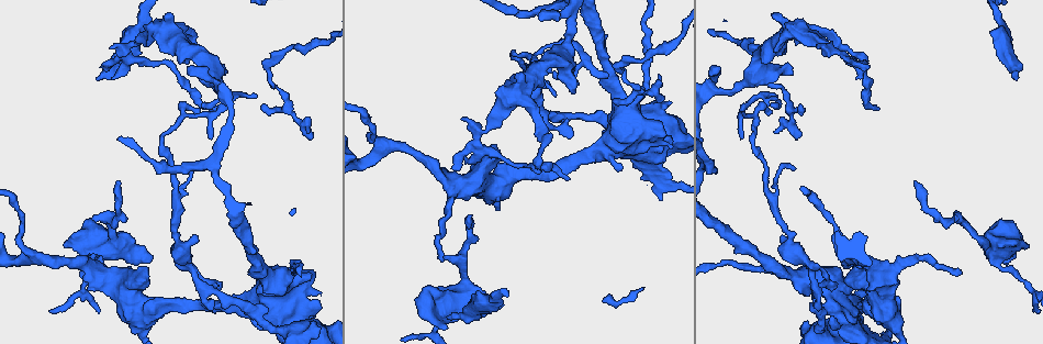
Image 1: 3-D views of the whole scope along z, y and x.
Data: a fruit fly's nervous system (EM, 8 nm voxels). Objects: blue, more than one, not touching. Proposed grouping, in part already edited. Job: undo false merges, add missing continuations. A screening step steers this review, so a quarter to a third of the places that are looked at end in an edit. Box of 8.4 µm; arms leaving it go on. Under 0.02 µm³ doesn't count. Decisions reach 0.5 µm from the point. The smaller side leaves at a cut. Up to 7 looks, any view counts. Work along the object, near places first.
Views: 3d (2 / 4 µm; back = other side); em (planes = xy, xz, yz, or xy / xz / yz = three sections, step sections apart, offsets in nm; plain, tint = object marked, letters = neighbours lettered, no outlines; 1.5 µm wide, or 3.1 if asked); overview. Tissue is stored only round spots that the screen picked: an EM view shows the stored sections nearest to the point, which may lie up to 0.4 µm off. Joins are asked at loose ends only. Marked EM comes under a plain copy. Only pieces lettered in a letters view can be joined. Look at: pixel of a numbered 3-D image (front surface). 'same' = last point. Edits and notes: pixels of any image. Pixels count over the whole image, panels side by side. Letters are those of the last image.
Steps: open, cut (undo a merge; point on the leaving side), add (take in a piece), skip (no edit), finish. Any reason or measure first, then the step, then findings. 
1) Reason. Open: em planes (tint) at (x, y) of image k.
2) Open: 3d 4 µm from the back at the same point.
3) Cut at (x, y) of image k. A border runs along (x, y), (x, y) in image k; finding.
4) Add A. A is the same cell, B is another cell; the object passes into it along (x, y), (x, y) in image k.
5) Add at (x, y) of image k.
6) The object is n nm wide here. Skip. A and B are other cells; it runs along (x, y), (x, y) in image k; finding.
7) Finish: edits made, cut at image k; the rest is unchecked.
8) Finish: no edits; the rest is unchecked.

Branch stops here. Open: em planes (letters) at (121, 183) of image 1.

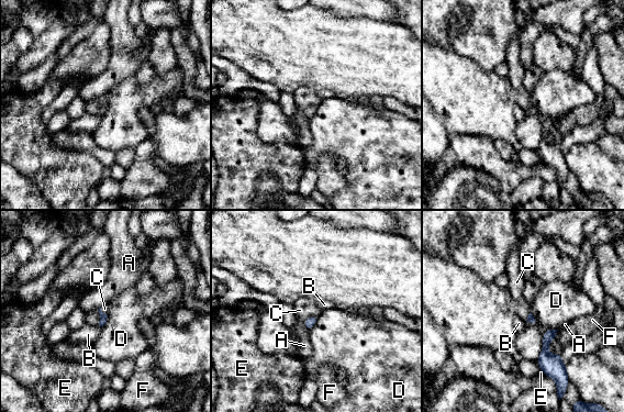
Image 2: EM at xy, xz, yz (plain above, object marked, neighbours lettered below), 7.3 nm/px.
Add at (92, 319) of image 2. C is the same cell, A, B, D, E and F are other cells; the object passes into it along (103, 316), (100, 316), (92, 319) in image 2; it goes on there.

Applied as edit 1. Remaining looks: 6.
Open: overview.

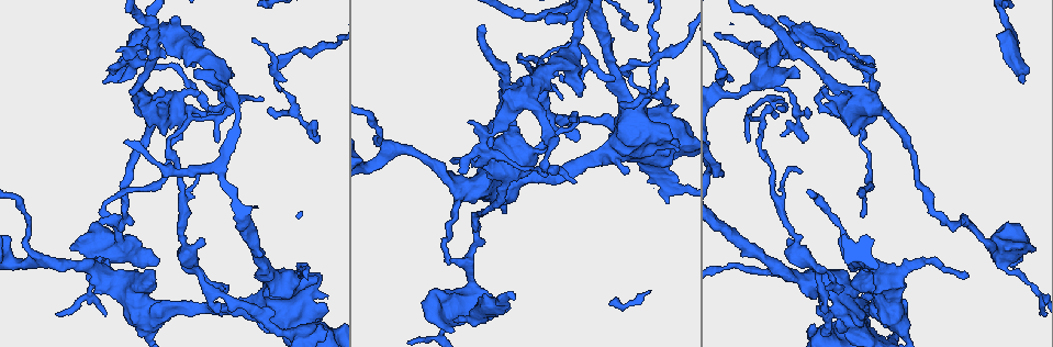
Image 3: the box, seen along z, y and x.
Sudden change in width. Open: 3d 2 µm at (796, 238) of image 3.

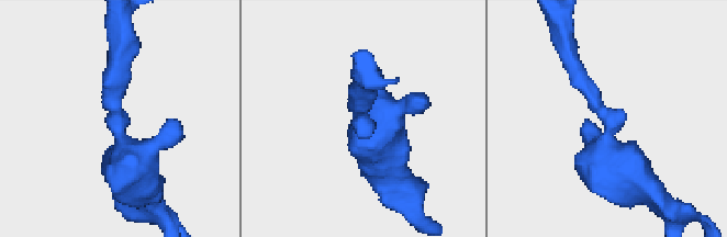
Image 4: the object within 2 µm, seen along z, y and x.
Shape alone is not enough. Open: em planes (letters) at (362, 122) of image 4.

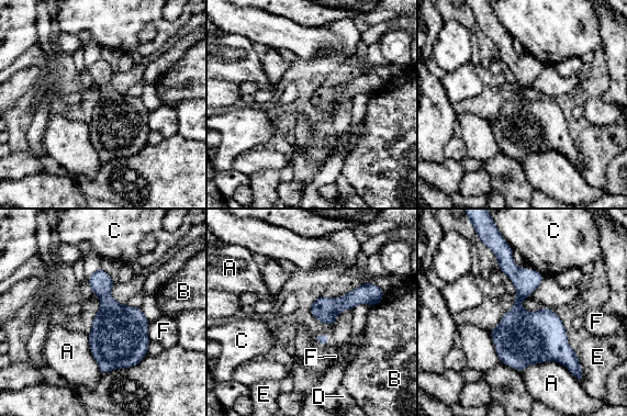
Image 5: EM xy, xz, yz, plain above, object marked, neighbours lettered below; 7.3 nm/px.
Skip. A, B, C, D, E and F are other cells; a border runs along (521, 371), (557, 361), (571, 373) in image 5; all the same neuron.

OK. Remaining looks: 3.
Finish: edits made, add at image 2; the rest is unchecked.

